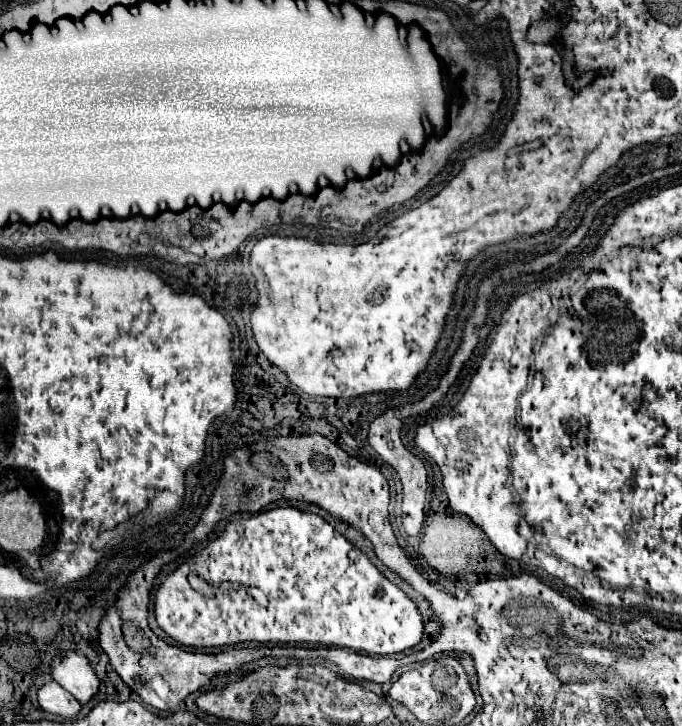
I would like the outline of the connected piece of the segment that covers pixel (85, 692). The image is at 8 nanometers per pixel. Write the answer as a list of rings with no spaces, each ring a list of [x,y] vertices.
[[[67,651],[61,657],[55,657],[51,665],[51,673],[53,673],[53,679],[63,689],[67,689],[81,705],[89,703],[99,693],[101,681],[95,675],[85,655]]]

